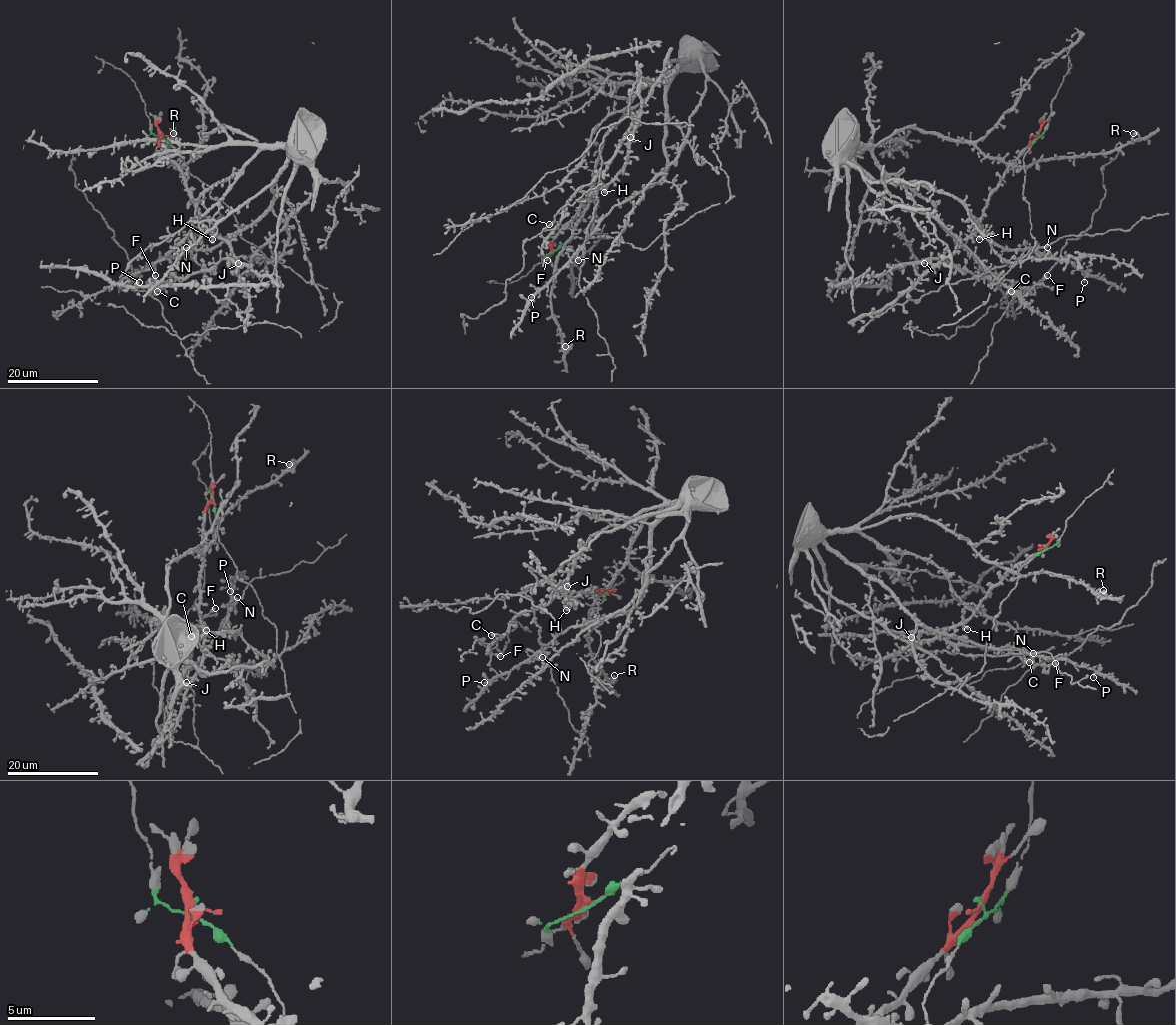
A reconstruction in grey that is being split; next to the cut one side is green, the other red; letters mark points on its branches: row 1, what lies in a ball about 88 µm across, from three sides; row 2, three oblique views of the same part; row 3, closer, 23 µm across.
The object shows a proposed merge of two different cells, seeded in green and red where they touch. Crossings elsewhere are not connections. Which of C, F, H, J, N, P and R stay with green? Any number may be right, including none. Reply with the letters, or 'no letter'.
N, P, R

